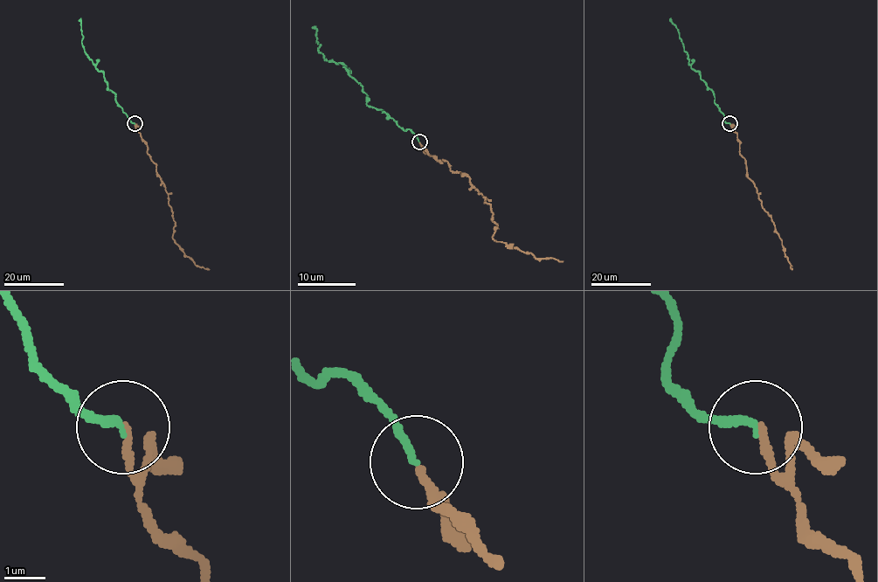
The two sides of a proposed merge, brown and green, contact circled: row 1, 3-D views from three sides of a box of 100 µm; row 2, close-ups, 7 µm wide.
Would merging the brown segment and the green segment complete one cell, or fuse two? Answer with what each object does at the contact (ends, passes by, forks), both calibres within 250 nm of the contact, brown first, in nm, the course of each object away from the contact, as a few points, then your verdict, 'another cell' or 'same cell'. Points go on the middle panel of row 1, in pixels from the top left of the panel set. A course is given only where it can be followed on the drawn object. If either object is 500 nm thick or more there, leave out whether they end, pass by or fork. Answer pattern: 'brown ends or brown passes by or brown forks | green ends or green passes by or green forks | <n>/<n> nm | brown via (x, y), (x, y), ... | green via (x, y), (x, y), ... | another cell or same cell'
brown ends | green ends | 160/180 nm | brown via (419, 142), (452, 171), (465, 174), (490, 205), (496, 242), (563, 262) | green via (419, 142), (410, 129), (404, 130), (385, 112), (366, 103), (368, 94), (340, 62), (324, 58), (315, 26) | same cell

